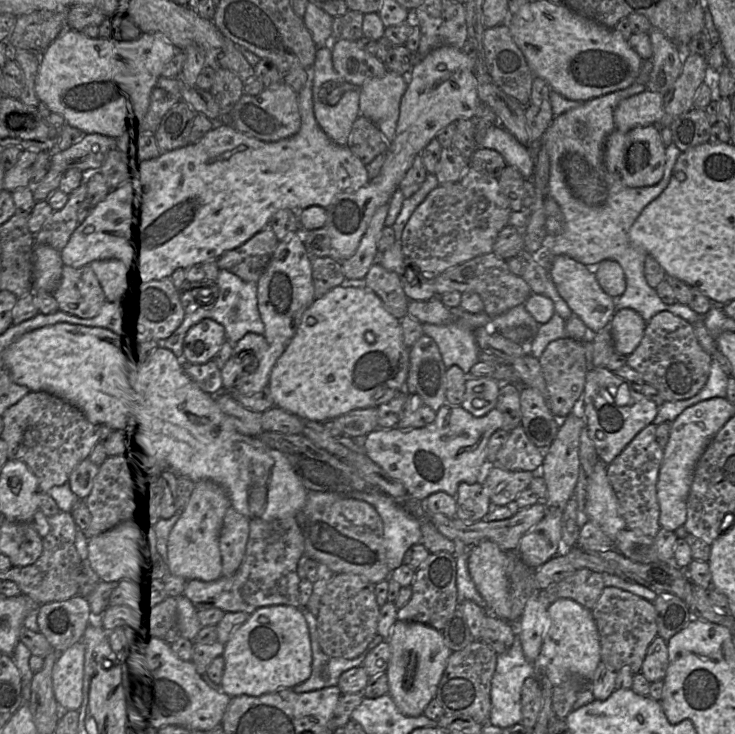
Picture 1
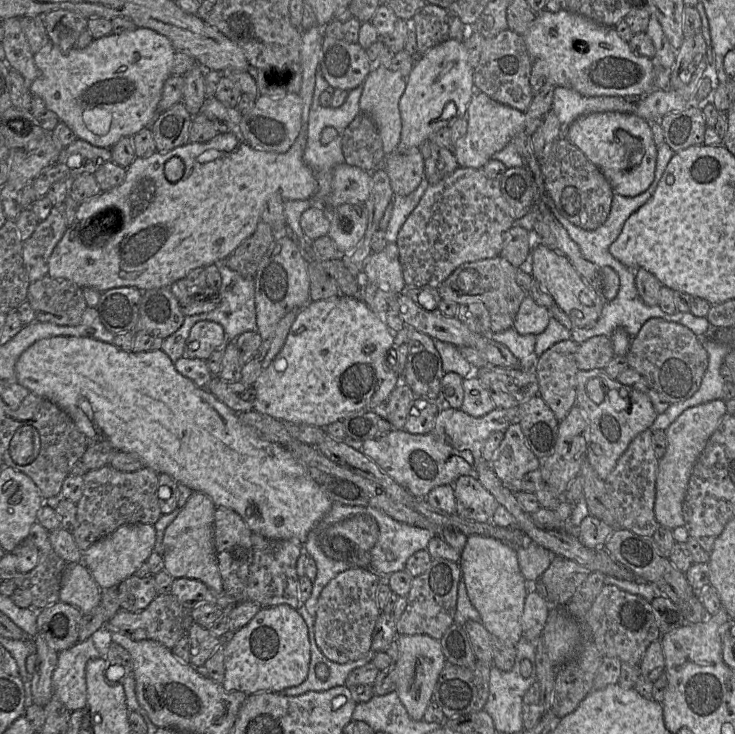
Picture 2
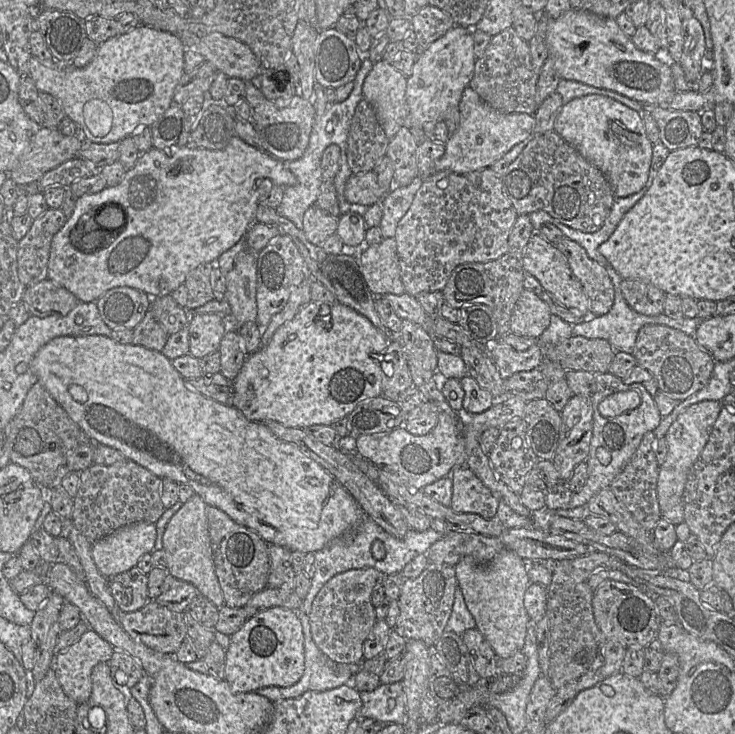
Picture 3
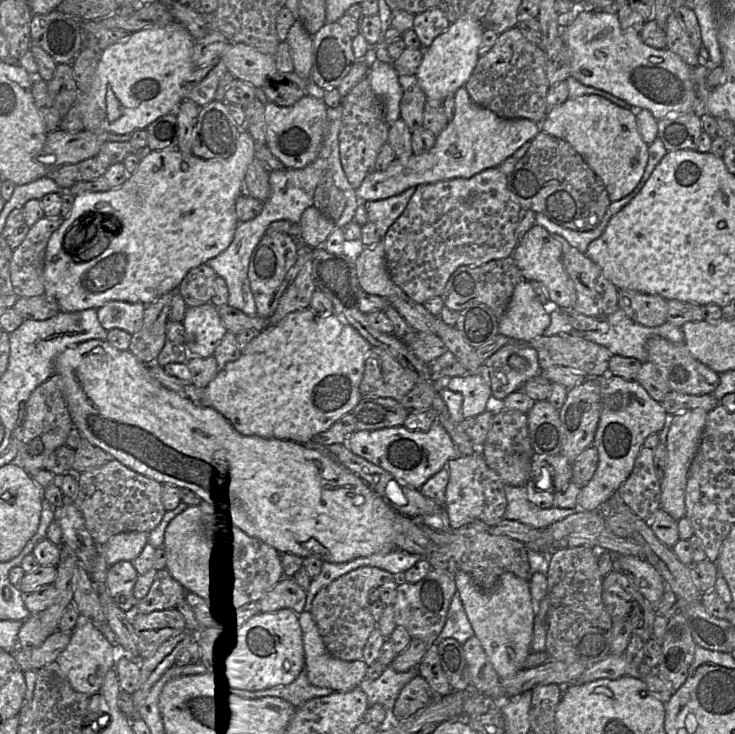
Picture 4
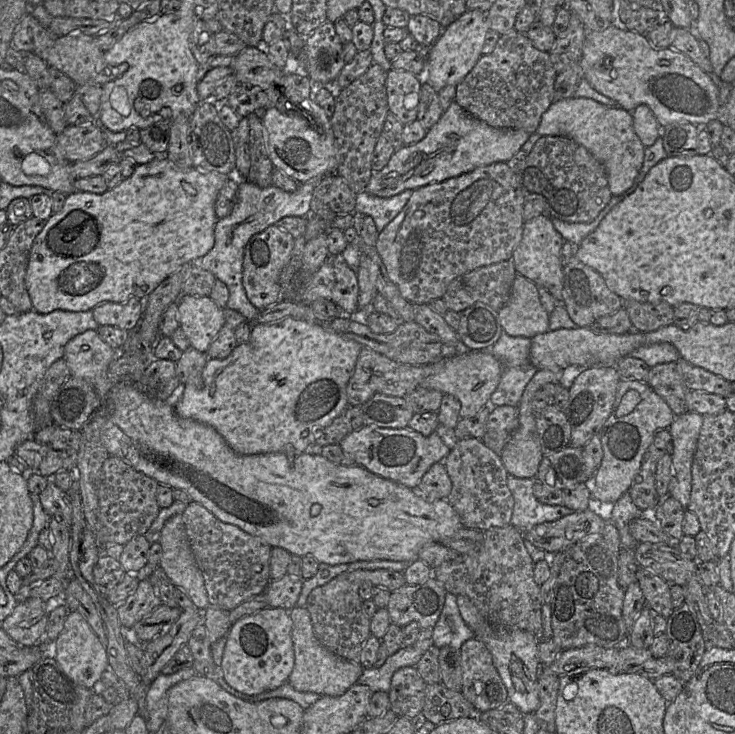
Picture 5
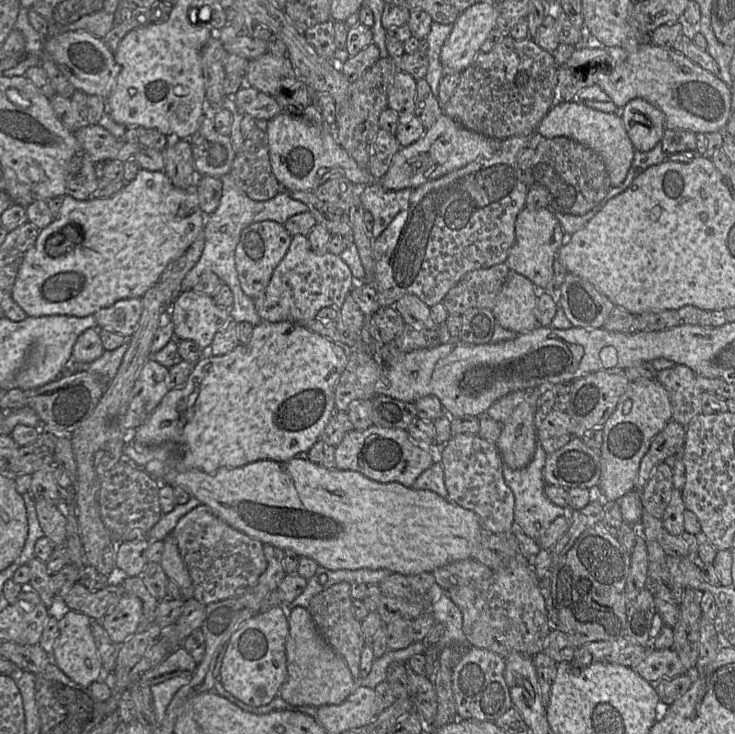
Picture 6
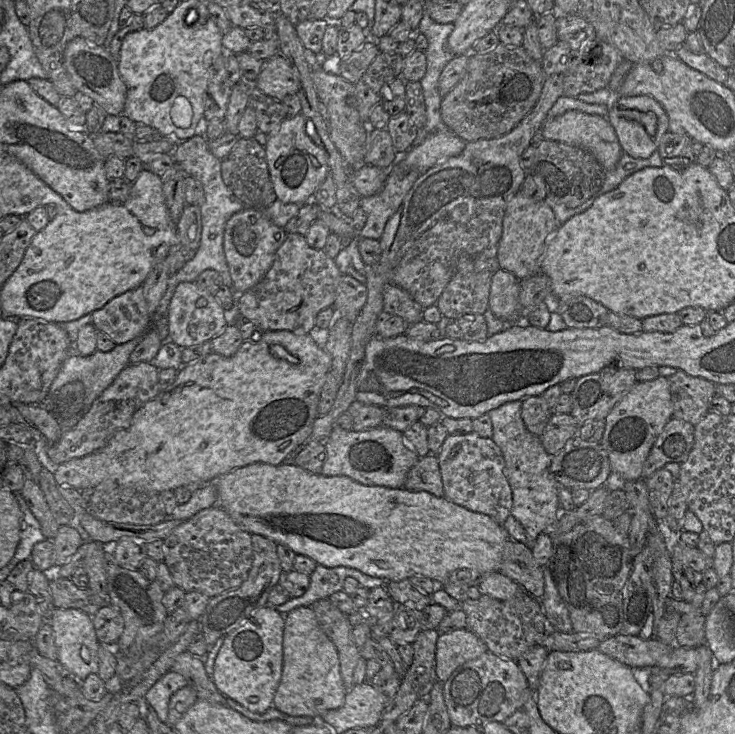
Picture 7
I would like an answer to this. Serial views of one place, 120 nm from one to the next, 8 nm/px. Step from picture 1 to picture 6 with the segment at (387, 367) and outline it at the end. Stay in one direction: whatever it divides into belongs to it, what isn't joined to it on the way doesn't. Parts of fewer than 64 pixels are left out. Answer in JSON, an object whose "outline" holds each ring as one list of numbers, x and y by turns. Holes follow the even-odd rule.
{"outline":[[262,320,254,326,252,336,247,344,240,344,232,351,221,356,211,354,211,345,204,348,203,356,195,363,194,369,186,383,173,387,153,410,147,420,131,431,134,441,146,446,159,446,171,444,179,451,179,461,186,468,197,468,207,473,213,473,221,467,241,467,257,460,287,461,298,455,306,457,313,444,320,439,320,434,325,428,332,414,335,412,334,388,344,371,349,357,349,347,337,344,330,339,308,329,307,327,290,321,268,322]]}

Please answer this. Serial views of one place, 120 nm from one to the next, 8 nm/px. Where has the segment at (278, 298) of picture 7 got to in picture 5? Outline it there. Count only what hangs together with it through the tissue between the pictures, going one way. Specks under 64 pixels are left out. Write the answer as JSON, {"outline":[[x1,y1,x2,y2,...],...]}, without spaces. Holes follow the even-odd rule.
{"outline":[[303,236,294,239,290,261,281,271,279,285,282,292,282,301,310,306,313,301,326,298,335,303,341,311,349,314,357,312,359,288,356,273,350,269,341,254,329,254,316,272,305,272,302,269,302,252,305,244,306,240]]}

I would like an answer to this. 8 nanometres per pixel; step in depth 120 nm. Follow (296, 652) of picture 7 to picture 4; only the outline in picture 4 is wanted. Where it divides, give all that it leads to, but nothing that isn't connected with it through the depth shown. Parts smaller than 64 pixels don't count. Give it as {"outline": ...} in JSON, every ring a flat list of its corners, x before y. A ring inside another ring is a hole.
{"outline":[[310,611,298,614,309,682,334,692,347,692,366,677,368,665,363,660,344,661,329,653]]}

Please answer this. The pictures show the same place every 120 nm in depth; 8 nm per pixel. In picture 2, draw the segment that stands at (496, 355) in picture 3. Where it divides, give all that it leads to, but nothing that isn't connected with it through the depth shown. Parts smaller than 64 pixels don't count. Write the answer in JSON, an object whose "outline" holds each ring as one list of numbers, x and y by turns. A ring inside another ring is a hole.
{"outline":[[511,327,501,333,491,332,490,339,505,345,519,360,523,370,536,372,538,361,538,356,535,353,536,335,522,335,514,327]]}

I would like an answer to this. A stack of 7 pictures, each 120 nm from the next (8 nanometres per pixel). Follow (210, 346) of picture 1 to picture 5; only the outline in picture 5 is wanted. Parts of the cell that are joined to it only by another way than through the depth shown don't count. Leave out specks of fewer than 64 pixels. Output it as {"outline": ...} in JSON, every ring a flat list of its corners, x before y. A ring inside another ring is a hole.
{"outline":[[183,294,177,302,180,328,192,348,207,353,221,328,226,324,223,309,209,296]]}

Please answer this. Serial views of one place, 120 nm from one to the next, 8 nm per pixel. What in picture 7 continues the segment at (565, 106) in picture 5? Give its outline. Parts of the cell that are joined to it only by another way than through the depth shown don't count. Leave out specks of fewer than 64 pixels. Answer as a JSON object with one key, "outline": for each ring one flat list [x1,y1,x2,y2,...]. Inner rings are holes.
{"outline":[[569,110,551,121,545,121,542,127,542,137,589,151,605,171,614,170,623,154,615,130,607,118,577,110]]}

